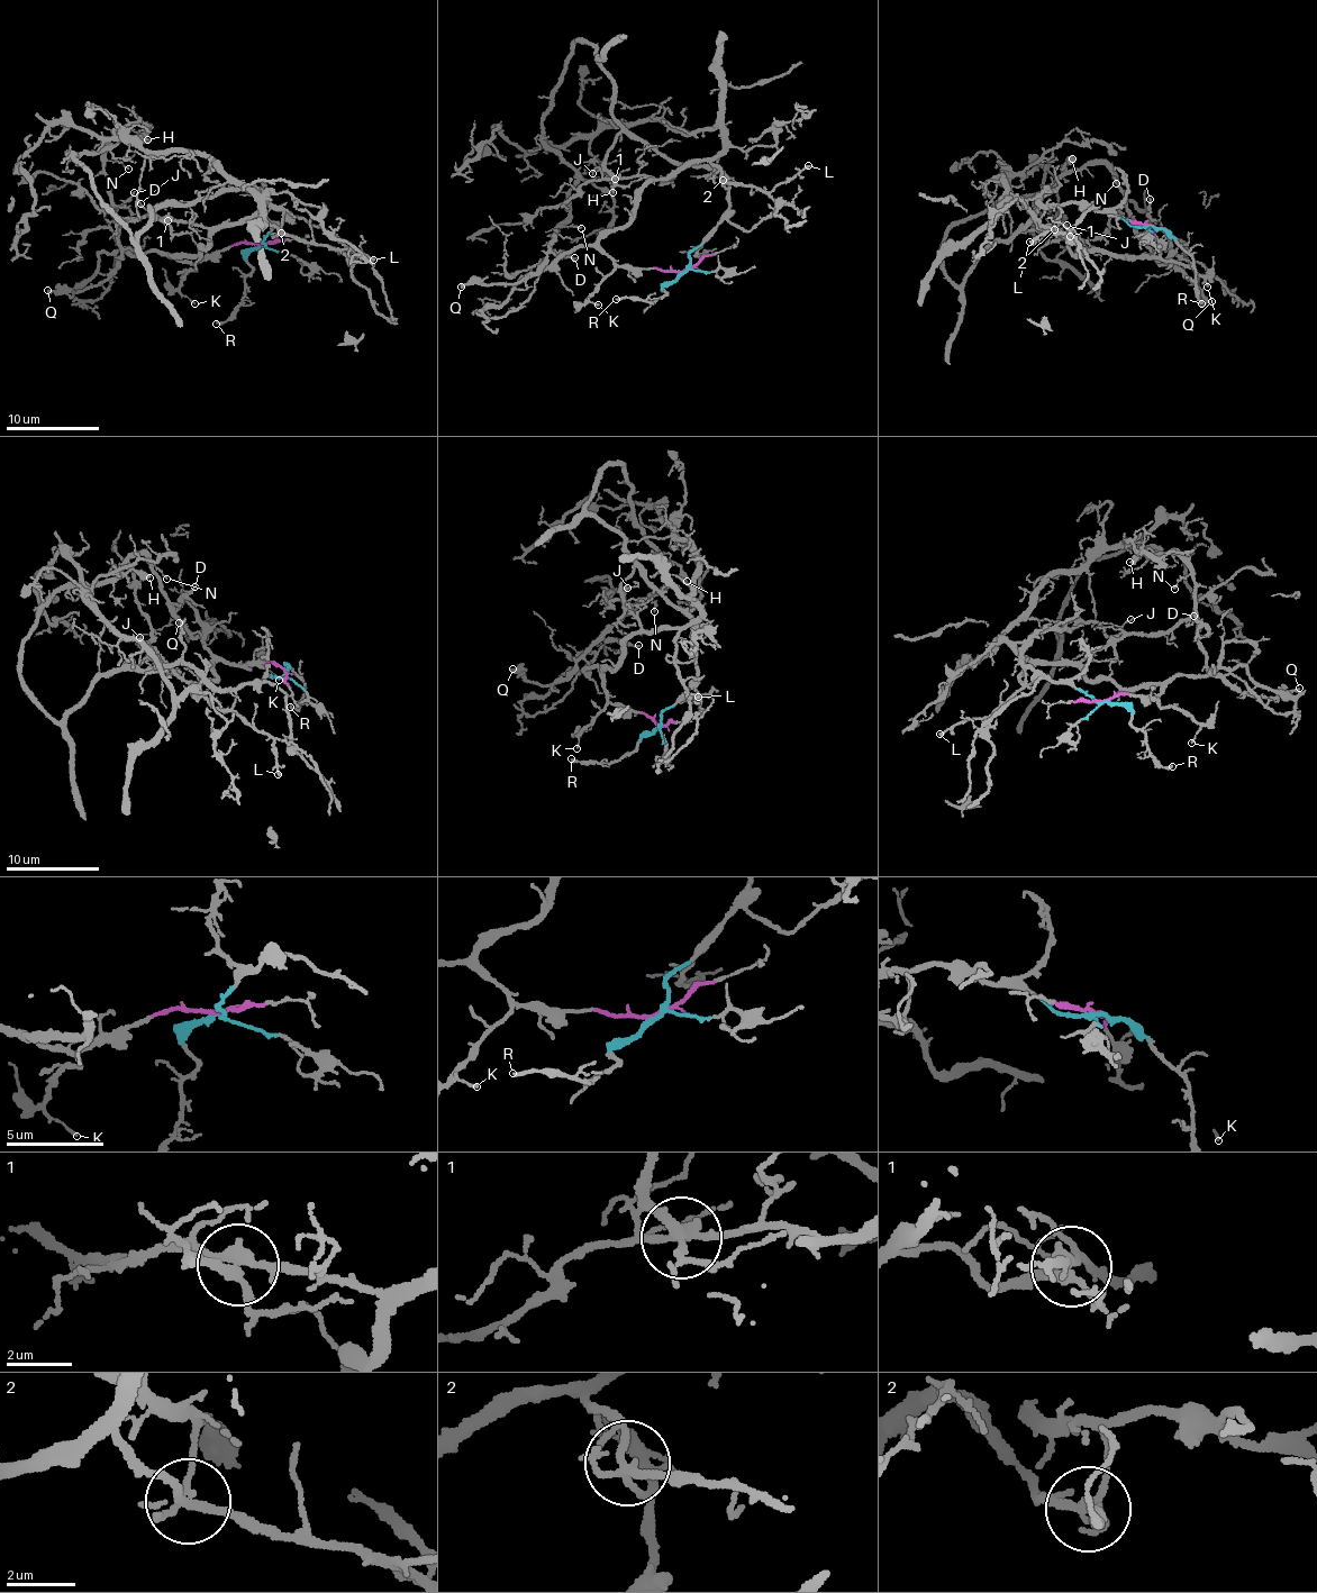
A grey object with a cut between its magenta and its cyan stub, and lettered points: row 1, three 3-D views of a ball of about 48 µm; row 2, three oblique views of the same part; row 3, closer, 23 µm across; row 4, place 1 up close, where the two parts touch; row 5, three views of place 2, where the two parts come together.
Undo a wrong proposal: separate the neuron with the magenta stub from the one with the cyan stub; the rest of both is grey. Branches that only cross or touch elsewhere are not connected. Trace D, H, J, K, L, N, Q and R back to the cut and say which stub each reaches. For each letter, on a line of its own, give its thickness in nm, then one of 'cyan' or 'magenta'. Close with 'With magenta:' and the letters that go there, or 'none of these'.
D: 160 nm thick; cyan
H: 360 nm thick; cyan
J: 120 nm thick; magenta
K: 130 nm thick; magenta
L: 190 nm thick; magenta
N: 90 nm thick; cyan
Q: 240 nm thick; cyan
R: 190 nm thick; cyan
With magenta: J, K, L

